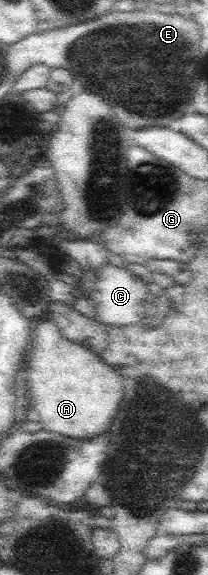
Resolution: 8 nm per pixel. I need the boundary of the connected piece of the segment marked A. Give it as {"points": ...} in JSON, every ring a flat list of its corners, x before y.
{"points":[[49,315,34,325,28,357,28,368,23,376,29,380,27,395,34,408,40,412,43,429,74,439,90,439,107,433,124,397,123,378,115,368,109,366,90,346,63,336,62,330]]}

